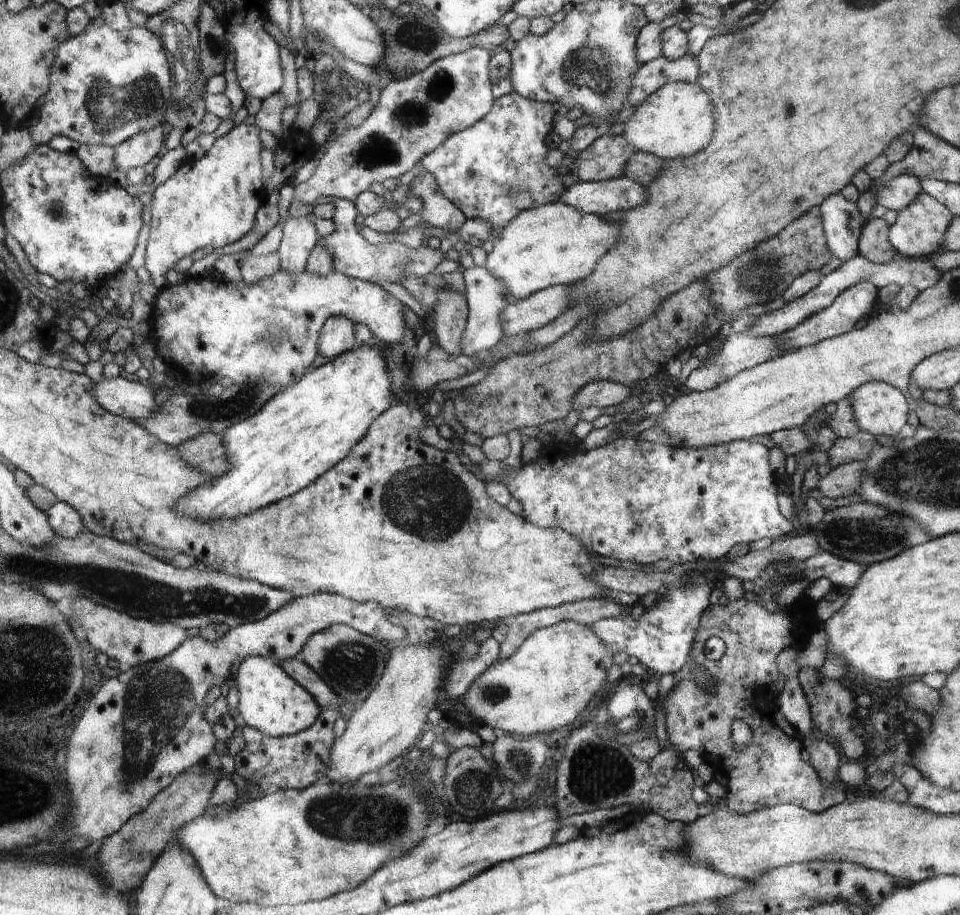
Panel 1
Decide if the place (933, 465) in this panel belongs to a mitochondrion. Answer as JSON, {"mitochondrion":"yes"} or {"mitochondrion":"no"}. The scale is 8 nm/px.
{"mitochondrion":"yes"}

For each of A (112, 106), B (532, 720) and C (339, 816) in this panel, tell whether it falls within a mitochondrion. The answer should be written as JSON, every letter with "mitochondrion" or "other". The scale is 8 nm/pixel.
{"A":"mitochondrion","B":"other","C":"mitochondrion"}

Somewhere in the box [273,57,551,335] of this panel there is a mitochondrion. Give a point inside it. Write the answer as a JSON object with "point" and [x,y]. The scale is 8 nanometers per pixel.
{"point":[410,115]}

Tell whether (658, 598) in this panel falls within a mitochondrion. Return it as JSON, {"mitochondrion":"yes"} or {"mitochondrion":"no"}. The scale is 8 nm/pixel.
{"mitochondrion":"no"}

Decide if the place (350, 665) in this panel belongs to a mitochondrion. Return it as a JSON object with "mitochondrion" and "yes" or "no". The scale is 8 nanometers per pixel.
{"mitochondrion":"yes"}

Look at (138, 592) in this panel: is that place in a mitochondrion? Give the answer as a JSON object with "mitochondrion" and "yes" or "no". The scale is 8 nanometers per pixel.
{"mitochondrion":"yes"}

